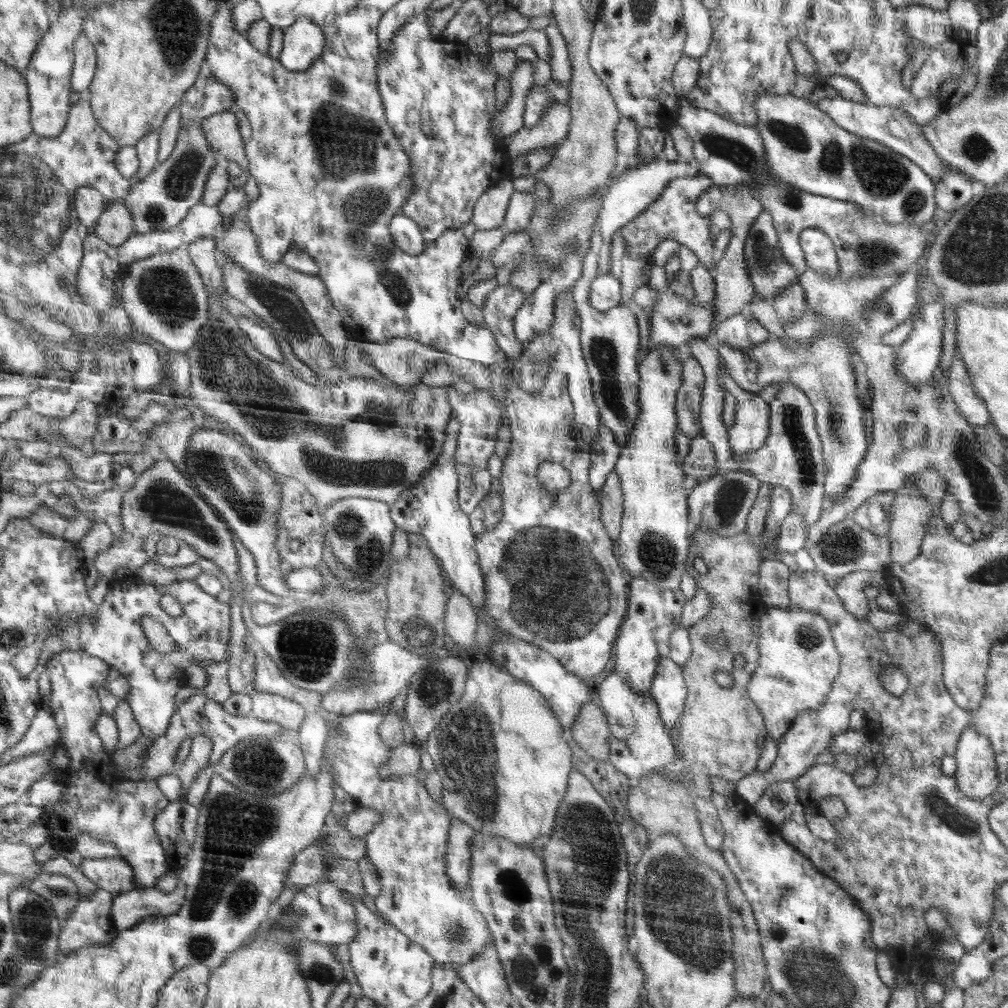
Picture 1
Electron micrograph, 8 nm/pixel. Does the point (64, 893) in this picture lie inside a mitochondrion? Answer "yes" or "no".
yes

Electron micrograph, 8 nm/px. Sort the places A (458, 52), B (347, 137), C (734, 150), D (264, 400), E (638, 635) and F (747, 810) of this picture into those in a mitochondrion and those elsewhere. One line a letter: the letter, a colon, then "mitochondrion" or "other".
A: other
B: mitochondrion
C: mitochondrion
D: mitochondrion
E: other
F: other

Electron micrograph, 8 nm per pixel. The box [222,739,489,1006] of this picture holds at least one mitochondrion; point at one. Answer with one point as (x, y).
(455, 935)

